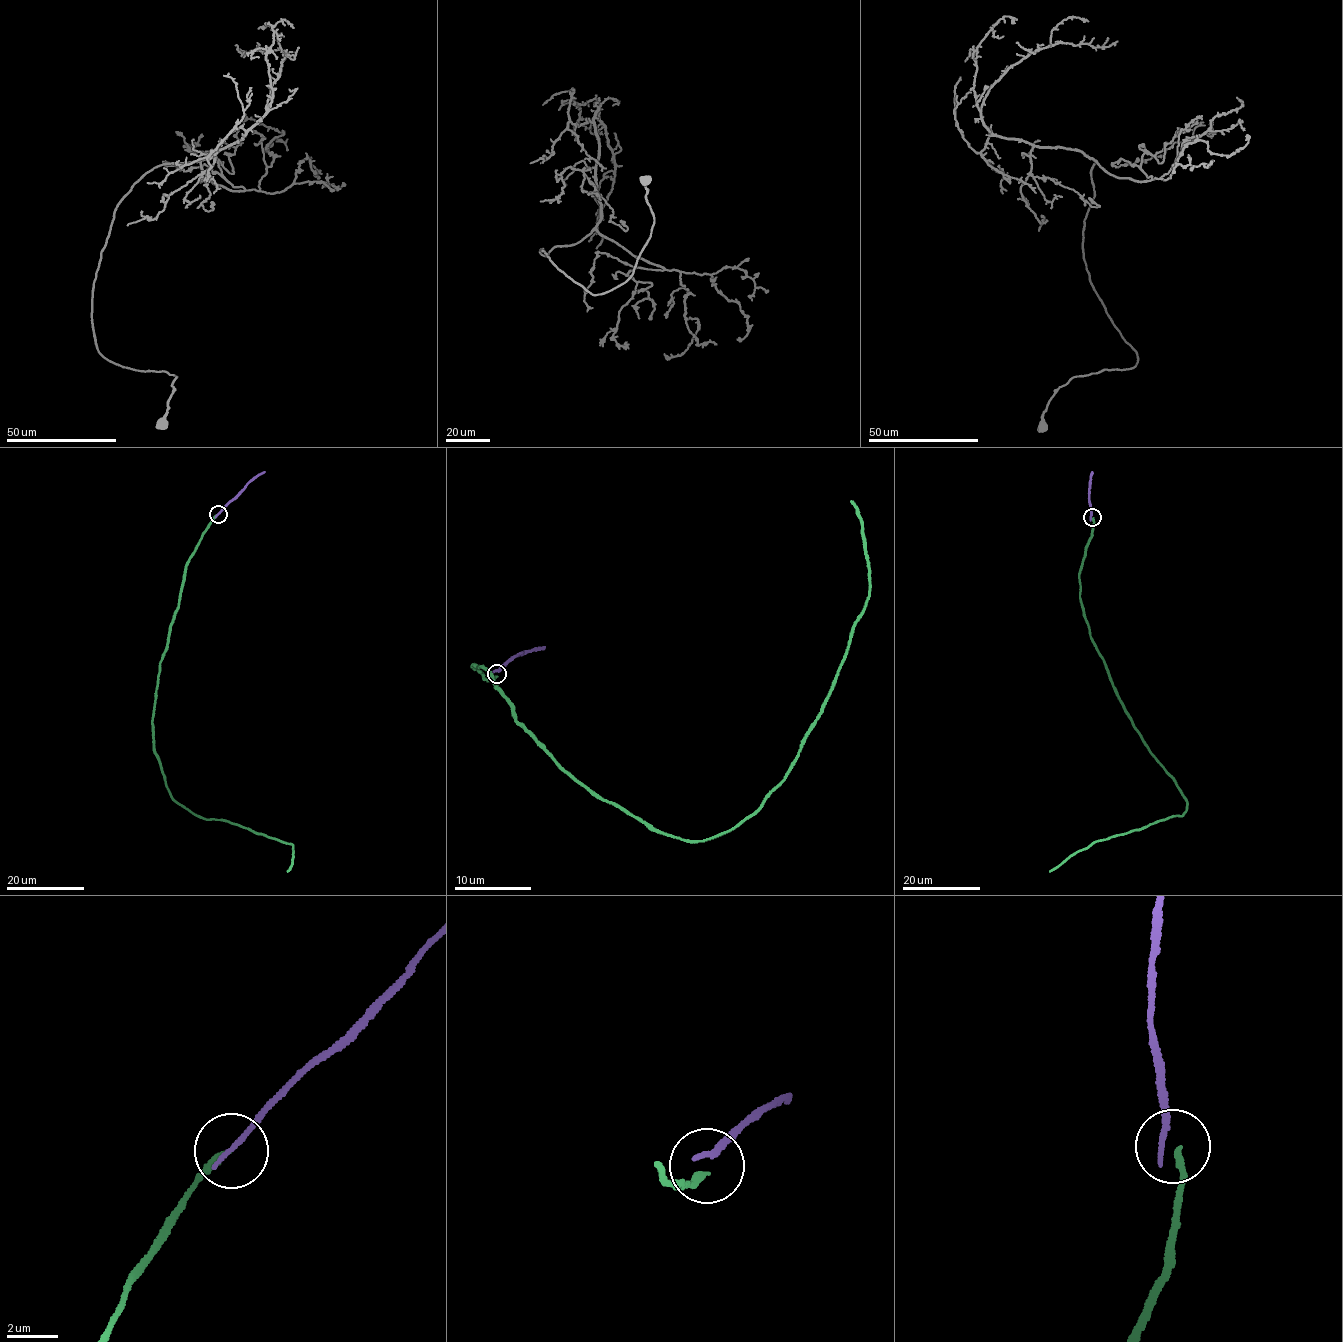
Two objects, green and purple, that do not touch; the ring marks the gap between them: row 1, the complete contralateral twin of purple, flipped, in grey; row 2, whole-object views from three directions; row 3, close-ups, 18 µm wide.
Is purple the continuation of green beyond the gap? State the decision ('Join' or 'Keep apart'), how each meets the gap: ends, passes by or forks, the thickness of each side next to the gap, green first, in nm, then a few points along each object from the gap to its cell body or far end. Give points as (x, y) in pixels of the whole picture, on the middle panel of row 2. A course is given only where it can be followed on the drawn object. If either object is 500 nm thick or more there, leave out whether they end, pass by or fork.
Keep apart. At the ring green ends. At the ring purple ends. Thickness 200 nm (green) against 240 nm. Course of green: (496, 677), (472, 666), (573, 776), (665, 833), (716, 838), (784, 778), (869, 596), (851, 500). Course of purple: (496, 671), (514, 655), (545, 646)

